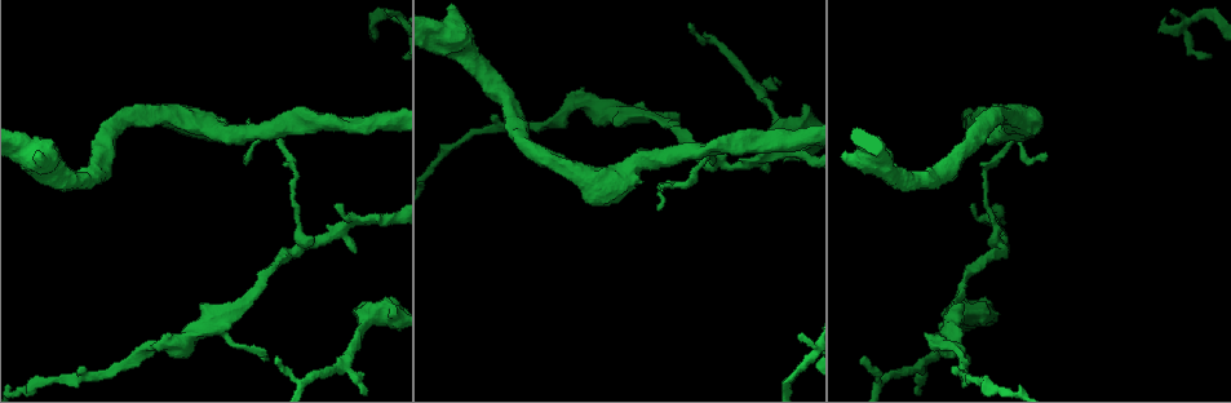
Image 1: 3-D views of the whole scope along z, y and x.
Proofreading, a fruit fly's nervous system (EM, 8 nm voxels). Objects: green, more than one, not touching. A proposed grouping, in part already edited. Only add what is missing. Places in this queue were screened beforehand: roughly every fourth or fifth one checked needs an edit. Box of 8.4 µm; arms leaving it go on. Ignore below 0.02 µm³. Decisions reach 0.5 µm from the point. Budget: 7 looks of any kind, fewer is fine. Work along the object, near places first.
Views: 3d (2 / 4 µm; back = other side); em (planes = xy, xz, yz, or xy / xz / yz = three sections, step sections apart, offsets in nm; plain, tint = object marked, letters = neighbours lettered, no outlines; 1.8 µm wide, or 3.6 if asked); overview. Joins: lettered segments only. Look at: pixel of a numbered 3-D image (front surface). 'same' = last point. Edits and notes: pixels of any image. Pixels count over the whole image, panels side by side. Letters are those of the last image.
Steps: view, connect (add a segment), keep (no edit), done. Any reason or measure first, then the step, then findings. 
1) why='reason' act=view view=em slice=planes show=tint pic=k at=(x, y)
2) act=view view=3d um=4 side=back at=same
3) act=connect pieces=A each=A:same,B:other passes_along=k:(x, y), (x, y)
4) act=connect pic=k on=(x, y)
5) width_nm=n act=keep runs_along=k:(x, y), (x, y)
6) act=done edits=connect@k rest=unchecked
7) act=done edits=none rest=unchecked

why='free end' act=view view=3d um=4 pic=1 at=(336, 203)

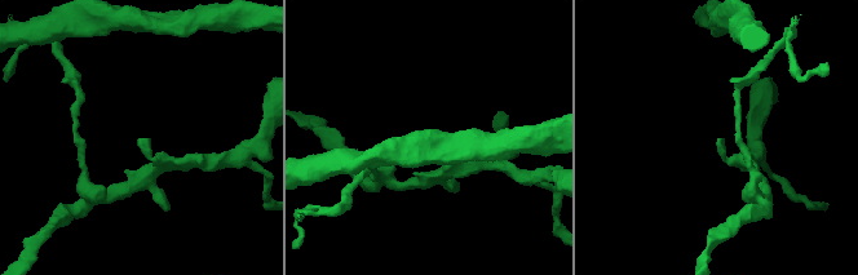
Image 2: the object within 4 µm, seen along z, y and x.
why='now the EM' act=view view=em slice=yz step=4 show=tint pic=2 at=(719, 140)

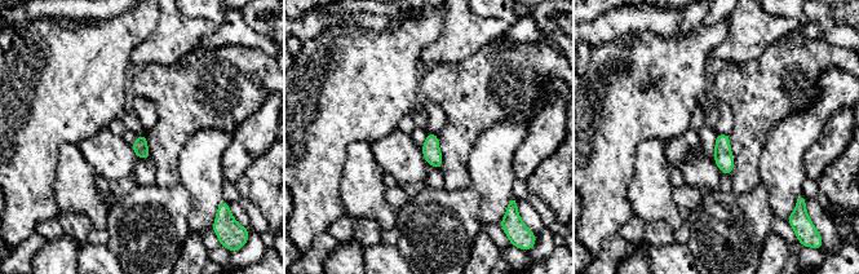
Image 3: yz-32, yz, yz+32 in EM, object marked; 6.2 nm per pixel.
act=view view=em slice=yz step=4 show=letters at=same

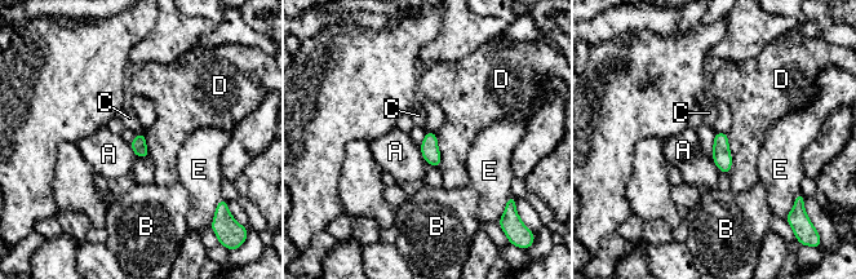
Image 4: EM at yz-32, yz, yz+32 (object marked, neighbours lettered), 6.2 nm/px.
longest_contact=D:240nm act=keep each=A:other,B:other,C:other,D:other,E:other border=4:(143, 131), (136, 134) found='no lettered segment goes on from it'

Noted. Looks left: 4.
why='sudden change in width' act=view view=3d um=4 pic=1 at=(939, 345)

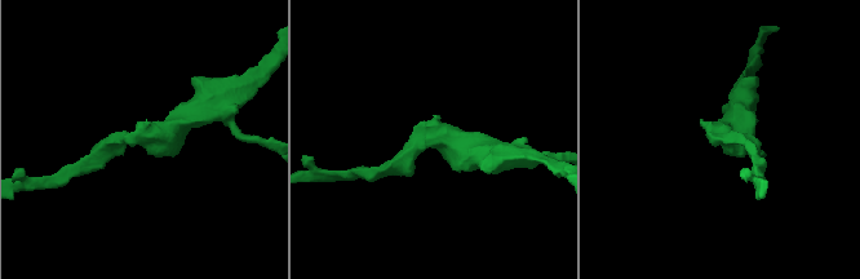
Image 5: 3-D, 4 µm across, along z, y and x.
act=view view=em slice=yz step=8 show=letters pic=5 at=(142, 136)

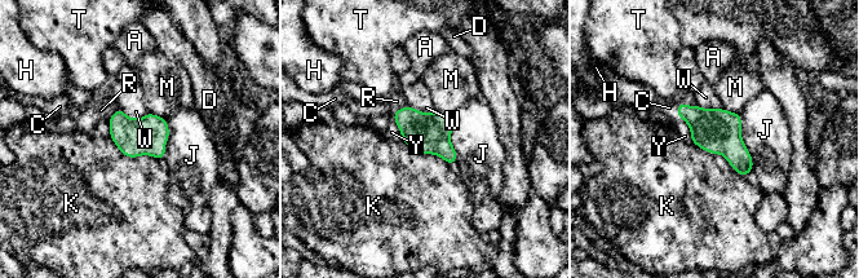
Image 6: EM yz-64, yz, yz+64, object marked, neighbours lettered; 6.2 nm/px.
act=connect pic=6 on=(669, 107) each=A:other,C:same,D:other,H:other,J:other,K:other,M:other,R:other,T:other,W:other,Y:other passes_along=6:(712, 129), (677, 110), (669, 107) found='it goes on there'

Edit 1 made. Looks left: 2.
act=view view=overview

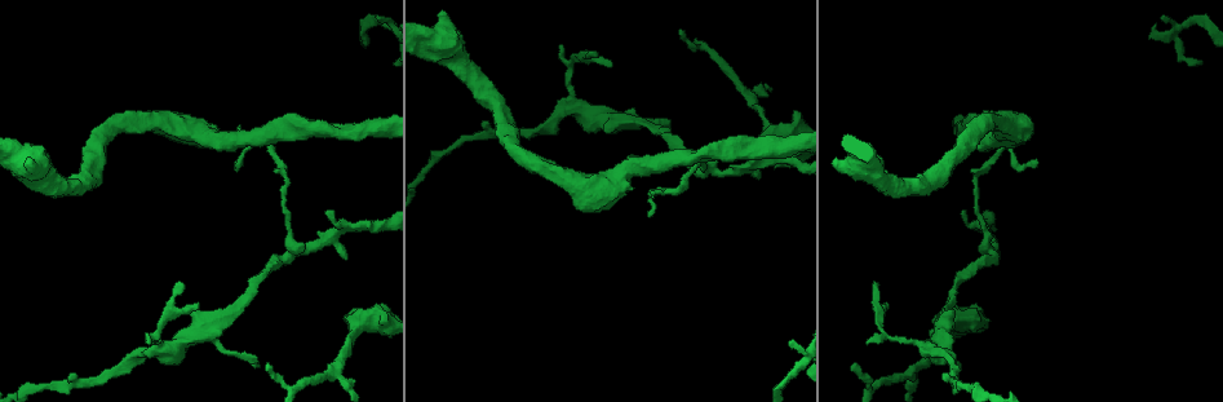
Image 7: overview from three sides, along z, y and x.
why='an open end' act=view view=em slice=planes show=letters pic=7 at=(652, 191)

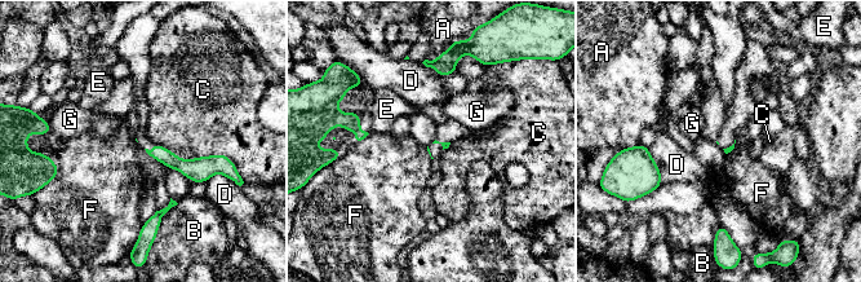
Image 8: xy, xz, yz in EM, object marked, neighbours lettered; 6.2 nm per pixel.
longest_contact=D:240nm act=keep each=A:other,B:other,C:other,D:other,E:other,F:other,G:other runs_along=8:(152, 153), (183, 166), (218, 159) found='no lettered segment goes on from it'

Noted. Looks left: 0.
act=done edits=connect@6 rest=unchecked

